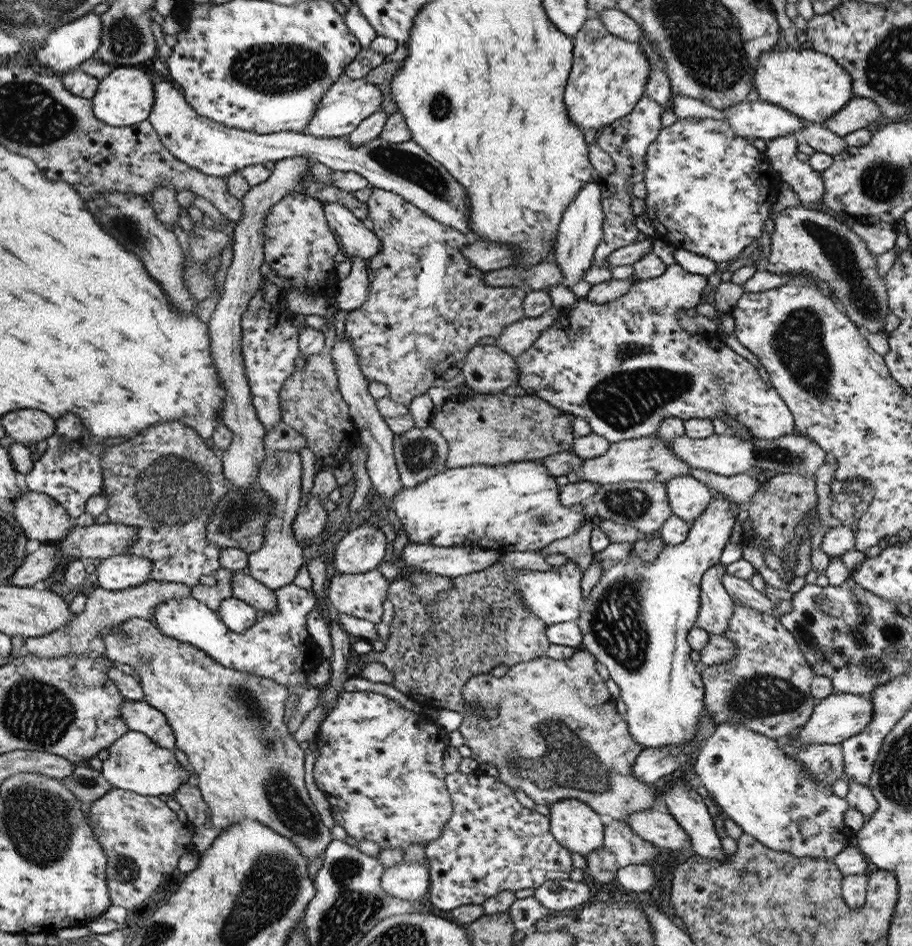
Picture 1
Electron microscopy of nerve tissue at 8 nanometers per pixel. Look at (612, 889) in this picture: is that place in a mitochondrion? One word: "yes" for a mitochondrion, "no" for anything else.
no

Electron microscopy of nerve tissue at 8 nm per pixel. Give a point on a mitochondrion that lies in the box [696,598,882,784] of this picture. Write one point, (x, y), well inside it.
(757, 696)

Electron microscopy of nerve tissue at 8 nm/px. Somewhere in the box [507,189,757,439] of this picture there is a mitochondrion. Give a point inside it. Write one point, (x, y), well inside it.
(627, 397)

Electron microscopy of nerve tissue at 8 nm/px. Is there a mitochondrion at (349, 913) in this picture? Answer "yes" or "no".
yes

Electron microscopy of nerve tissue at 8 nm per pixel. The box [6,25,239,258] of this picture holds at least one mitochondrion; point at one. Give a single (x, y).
(125, 225)

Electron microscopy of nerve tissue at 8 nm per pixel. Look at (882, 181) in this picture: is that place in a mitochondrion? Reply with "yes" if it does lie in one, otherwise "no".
yes

